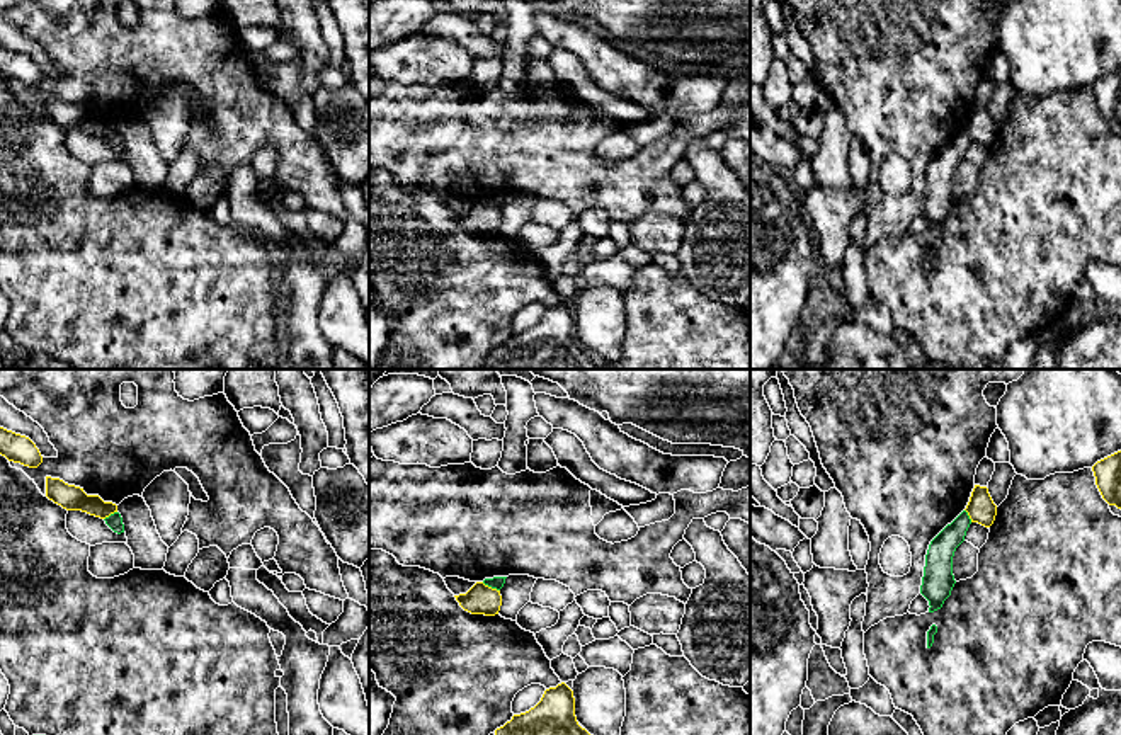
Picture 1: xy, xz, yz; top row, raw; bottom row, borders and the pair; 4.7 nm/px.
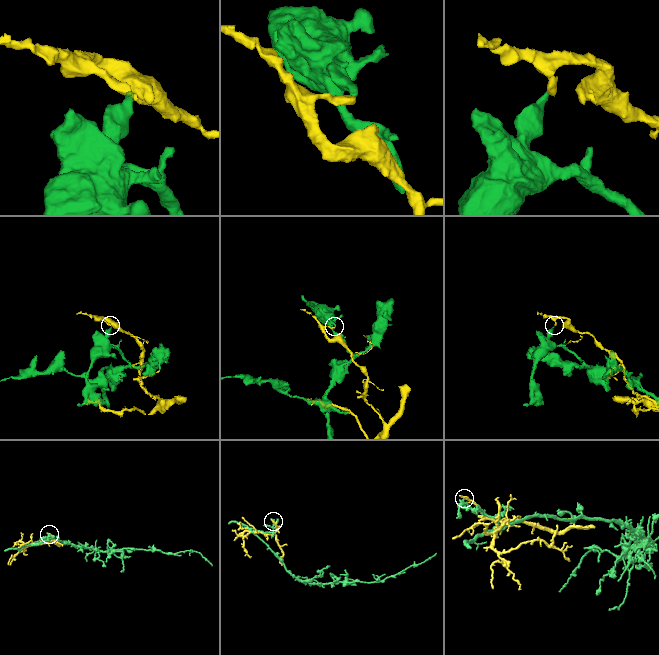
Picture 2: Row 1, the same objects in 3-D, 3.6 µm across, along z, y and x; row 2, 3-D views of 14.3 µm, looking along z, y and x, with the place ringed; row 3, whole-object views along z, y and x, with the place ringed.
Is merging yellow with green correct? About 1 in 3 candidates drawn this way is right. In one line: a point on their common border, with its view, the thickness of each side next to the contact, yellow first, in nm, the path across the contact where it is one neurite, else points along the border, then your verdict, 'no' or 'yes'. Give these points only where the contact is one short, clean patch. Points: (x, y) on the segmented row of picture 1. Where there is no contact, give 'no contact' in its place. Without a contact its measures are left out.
contact xz (490, 587); calibres 140 and 60 nm; border xz (482, 582), (499, 591); no

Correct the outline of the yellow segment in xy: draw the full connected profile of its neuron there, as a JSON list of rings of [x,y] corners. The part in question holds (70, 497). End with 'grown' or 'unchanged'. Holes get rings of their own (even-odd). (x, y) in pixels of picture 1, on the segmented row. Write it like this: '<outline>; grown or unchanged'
[[[46,476],[46,497],[66,510],[82,510],[100,519],[117,512],[116,504],[104,502],[99,495],[87,495],[83,488],[60,478]]]; unchanged

